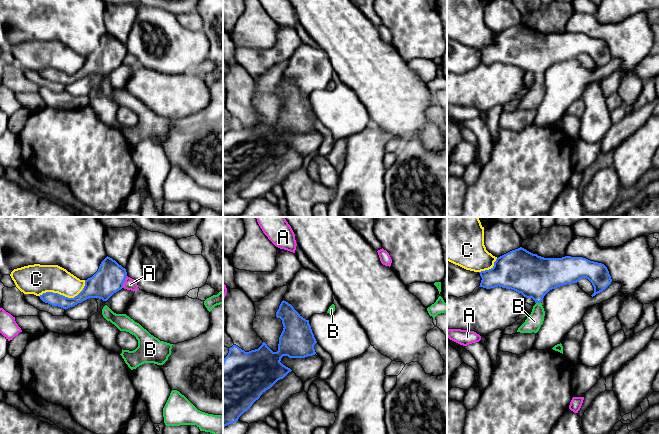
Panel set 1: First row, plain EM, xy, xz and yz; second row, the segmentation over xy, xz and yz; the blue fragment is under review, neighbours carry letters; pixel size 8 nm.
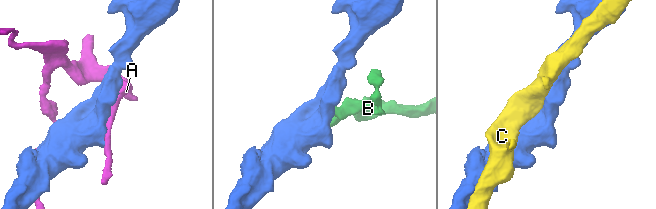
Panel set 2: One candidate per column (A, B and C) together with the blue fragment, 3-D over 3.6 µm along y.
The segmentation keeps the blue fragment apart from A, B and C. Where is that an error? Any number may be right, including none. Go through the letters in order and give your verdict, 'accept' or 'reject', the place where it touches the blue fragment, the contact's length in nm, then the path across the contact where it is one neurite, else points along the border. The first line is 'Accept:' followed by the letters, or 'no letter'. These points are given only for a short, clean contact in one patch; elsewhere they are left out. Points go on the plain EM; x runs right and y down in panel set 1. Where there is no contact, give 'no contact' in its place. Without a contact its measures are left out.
Accept: B
A: reject; contact xy (123, 58); length 100 nm
B: accept; contact yz (538, 78); length 40 nm; way yz (533, 52), (538, 78), (538, 89), (534, 97)
C: reject; contact xy (65, 73); length 400 nm

